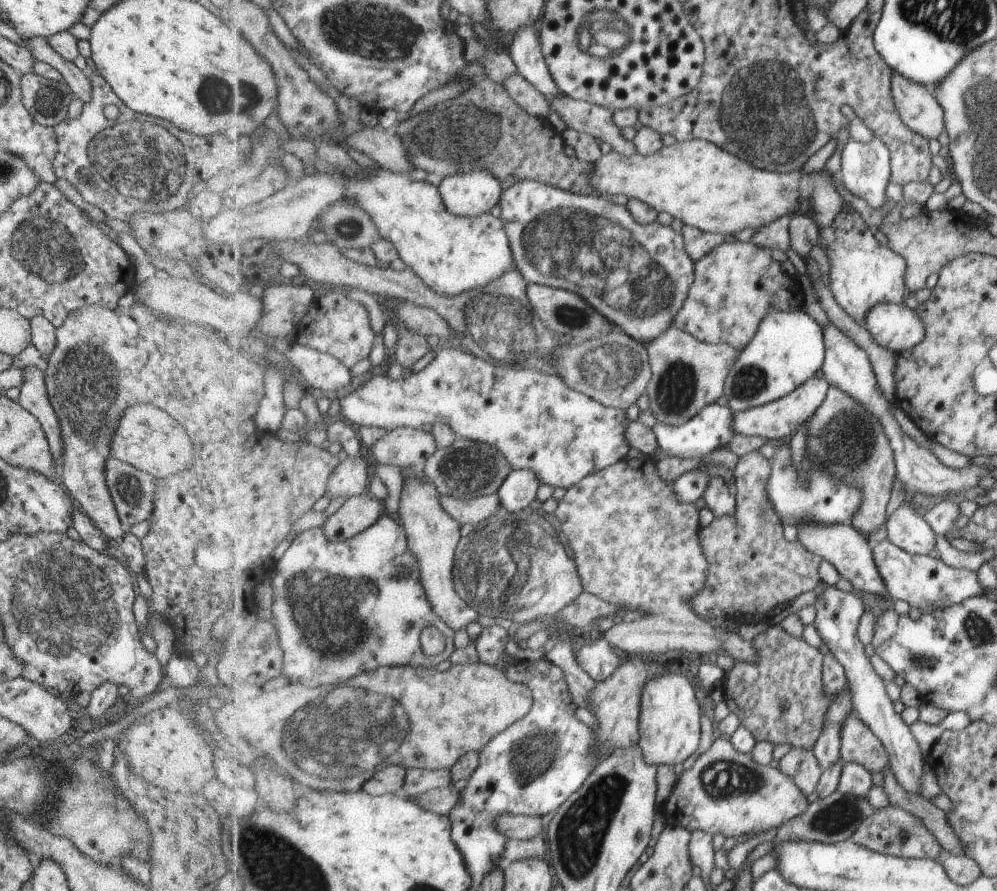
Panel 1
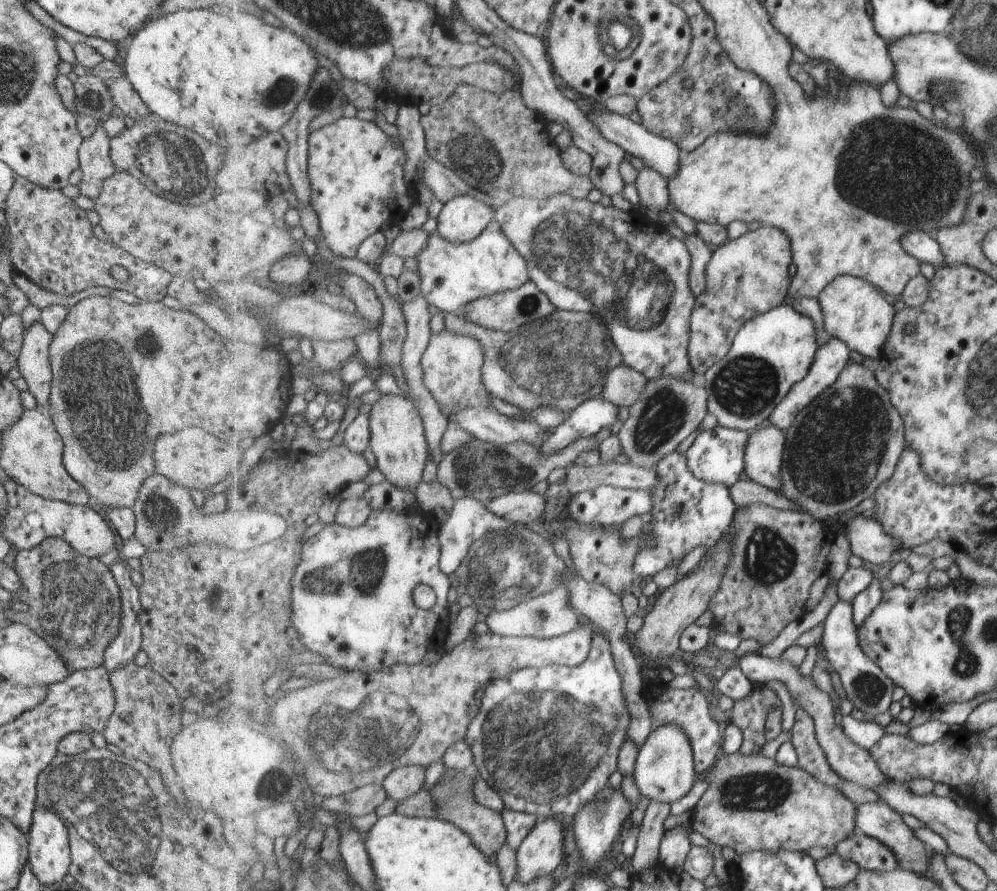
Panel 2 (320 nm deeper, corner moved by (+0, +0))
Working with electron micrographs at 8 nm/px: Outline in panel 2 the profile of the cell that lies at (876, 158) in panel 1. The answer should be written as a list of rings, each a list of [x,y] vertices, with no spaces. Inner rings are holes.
[[[914,230],[905,233],[900,243],[910,255],[920,262],[931,264],[935,269],[945,266],[942,252],[935,237],[933,238],[920,230]]]

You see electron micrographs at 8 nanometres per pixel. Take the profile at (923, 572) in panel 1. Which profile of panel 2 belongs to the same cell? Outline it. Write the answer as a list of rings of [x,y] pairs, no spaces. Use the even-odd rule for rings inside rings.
[[[869,514],[855,515],[845,529],[852,554],[870,562],[874,569],[885,564],[897,550],[894,538],[884,531],[879,520]]]

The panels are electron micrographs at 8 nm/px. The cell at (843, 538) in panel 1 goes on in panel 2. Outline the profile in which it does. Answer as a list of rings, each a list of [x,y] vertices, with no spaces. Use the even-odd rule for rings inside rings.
[[[765,422],[749,434],[745,474],[759,484],[780,492],[787,432],[775,423]]]

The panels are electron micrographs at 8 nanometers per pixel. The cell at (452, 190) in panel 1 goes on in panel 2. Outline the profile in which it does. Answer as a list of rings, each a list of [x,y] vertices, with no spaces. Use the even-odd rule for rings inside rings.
[[[473,197],[454,198],[440,211],[436,232],[455,244],[474,241],[495,220],[495,209]]]

